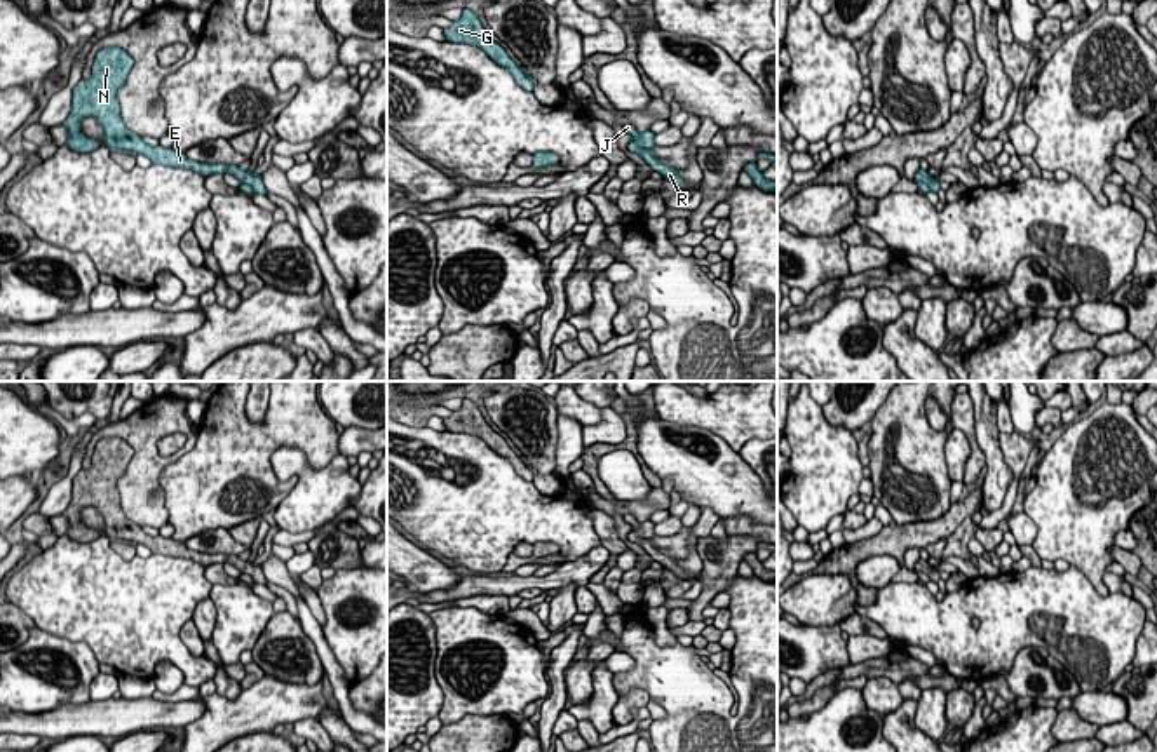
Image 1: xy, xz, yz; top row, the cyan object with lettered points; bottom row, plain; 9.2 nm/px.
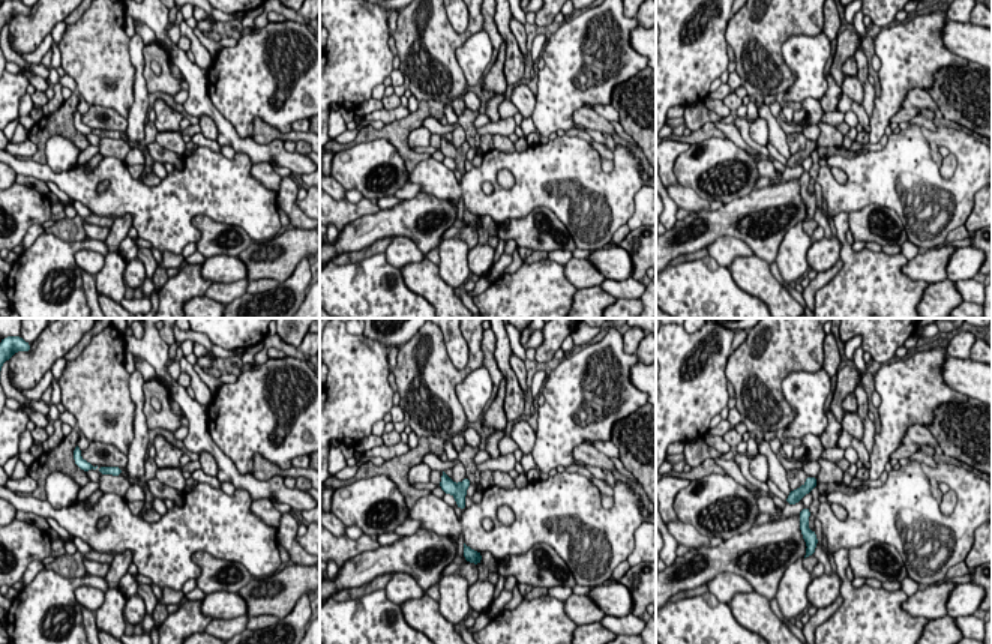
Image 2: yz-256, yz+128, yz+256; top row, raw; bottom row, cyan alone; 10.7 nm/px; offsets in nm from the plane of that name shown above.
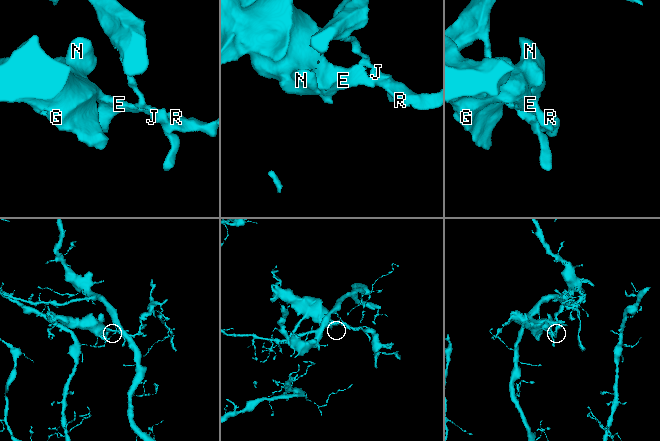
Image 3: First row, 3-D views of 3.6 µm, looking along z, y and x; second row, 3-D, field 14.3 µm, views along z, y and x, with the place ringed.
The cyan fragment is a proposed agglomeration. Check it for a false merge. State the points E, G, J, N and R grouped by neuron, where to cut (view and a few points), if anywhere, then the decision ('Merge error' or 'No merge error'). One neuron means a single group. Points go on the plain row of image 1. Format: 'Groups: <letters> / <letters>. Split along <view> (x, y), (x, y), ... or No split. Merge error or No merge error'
Groups: E G N R / J. Split along yz (915, 568), (929, 578). Merge error

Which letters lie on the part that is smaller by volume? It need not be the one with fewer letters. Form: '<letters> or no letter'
E, G, N, R

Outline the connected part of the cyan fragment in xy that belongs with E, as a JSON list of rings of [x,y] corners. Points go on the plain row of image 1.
[[[120,437],[101,439],[92,453],[92,465],[80,470],[71,480],[71,500],[64,510],[70,527],[64,536],[75,541],[92,541],[99,531],[87,529],[80,524],[80,510],[94,507],[103,520],[103,533],[110,541],[127,541],[145,545],[153,555],[190,559],[202,566],[232,562],[240,573],[253,578],[254,583],[267,585],[265,573],[254,561],[242,561],[239,555],[200,554],[190,550],[186,543],[164,536],[150,536],[141,526],[129,520],[120,507],[118,479],[125,473],[134,449]]]

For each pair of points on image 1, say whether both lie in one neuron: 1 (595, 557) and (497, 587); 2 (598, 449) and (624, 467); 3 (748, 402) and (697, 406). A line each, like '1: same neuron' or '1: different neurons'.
1: same neuron
2: different neurons
3: same neuron

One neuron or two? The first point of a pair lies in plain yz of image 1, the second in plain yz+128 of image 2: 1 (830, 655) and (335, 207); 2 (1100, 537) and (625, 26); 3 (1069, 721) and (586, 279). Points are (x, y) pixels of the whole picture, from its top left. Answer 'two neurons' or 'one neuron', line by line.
1: one neuron
2: one neuron
3: one neuron

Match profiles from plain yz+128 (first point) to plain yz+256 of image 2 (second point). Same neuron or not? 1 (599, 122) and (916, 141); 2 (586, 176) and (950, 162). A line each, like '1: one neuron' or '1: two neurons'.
1: two neurons
2: two neurons

